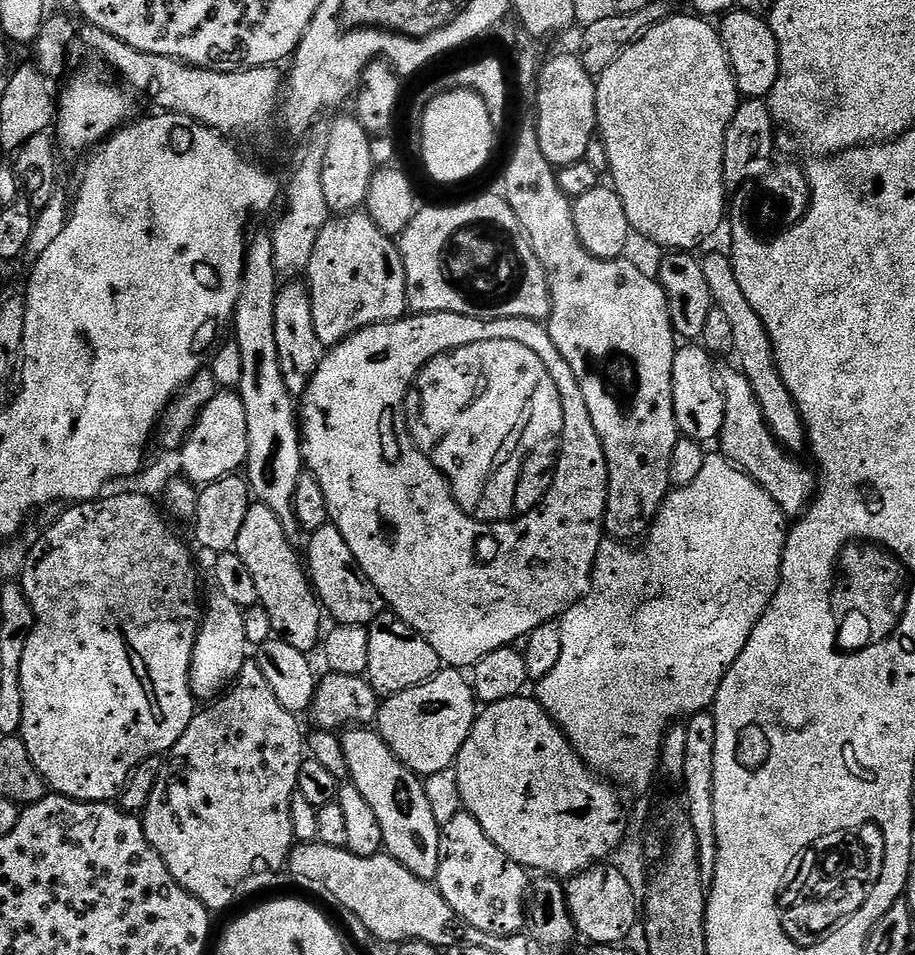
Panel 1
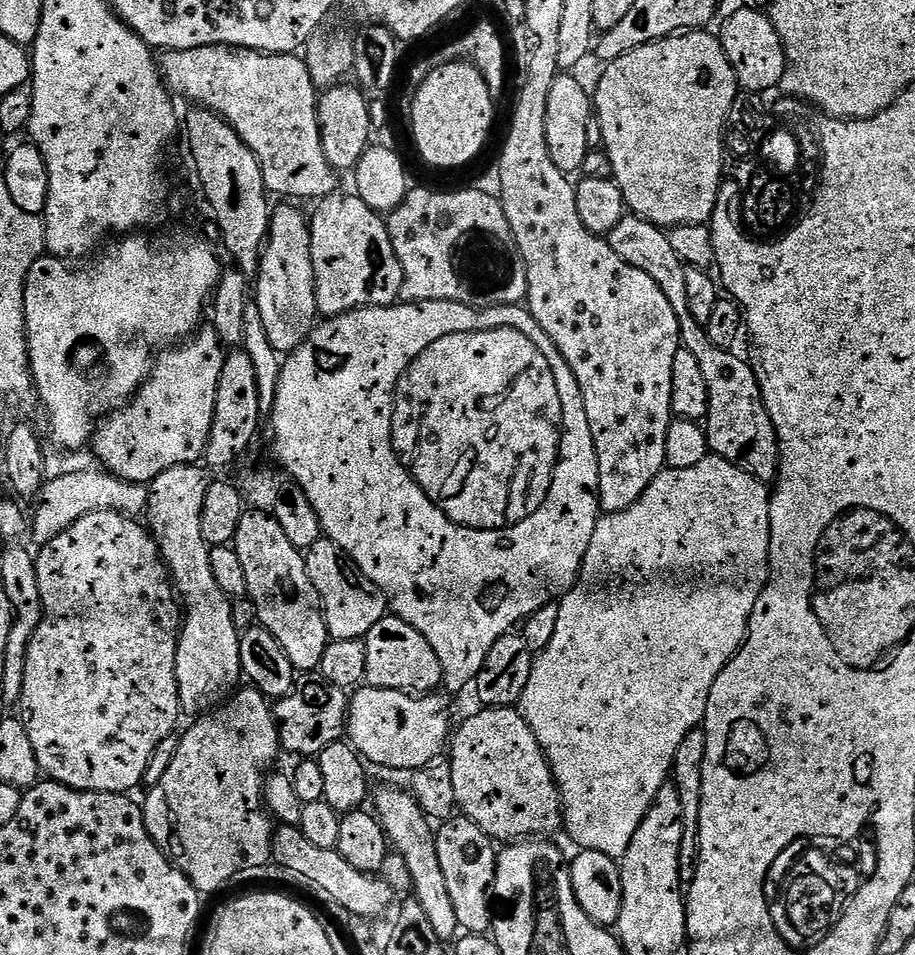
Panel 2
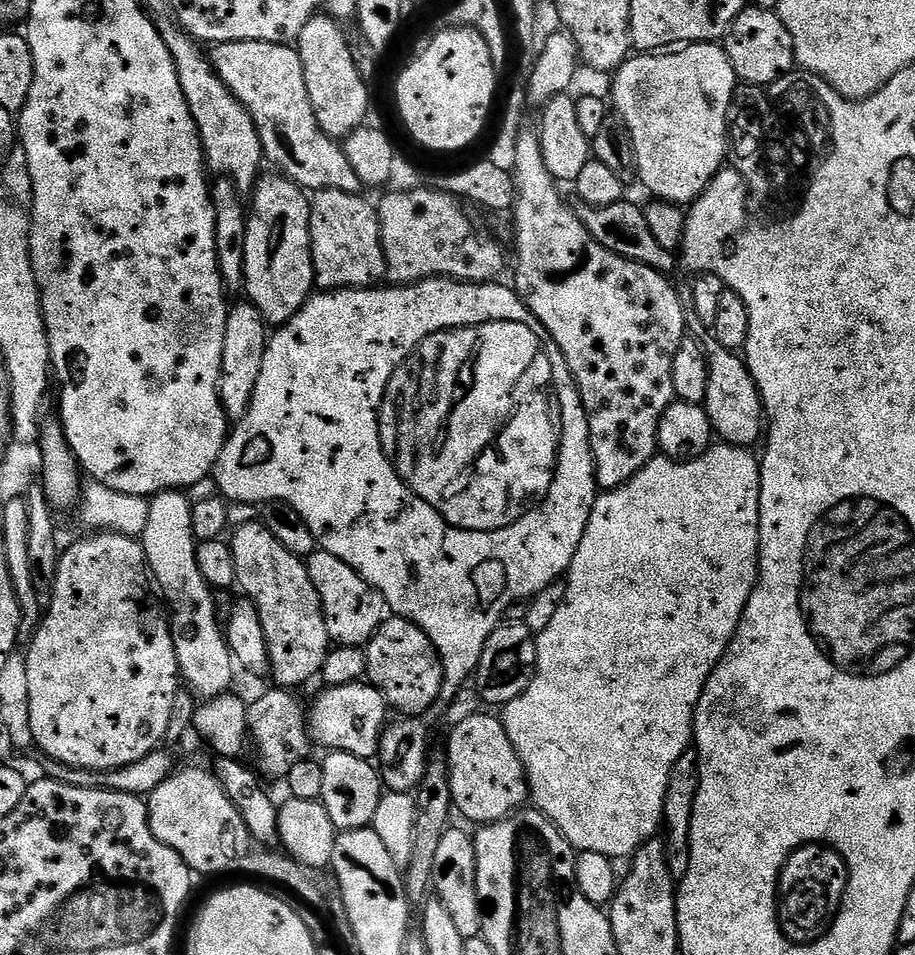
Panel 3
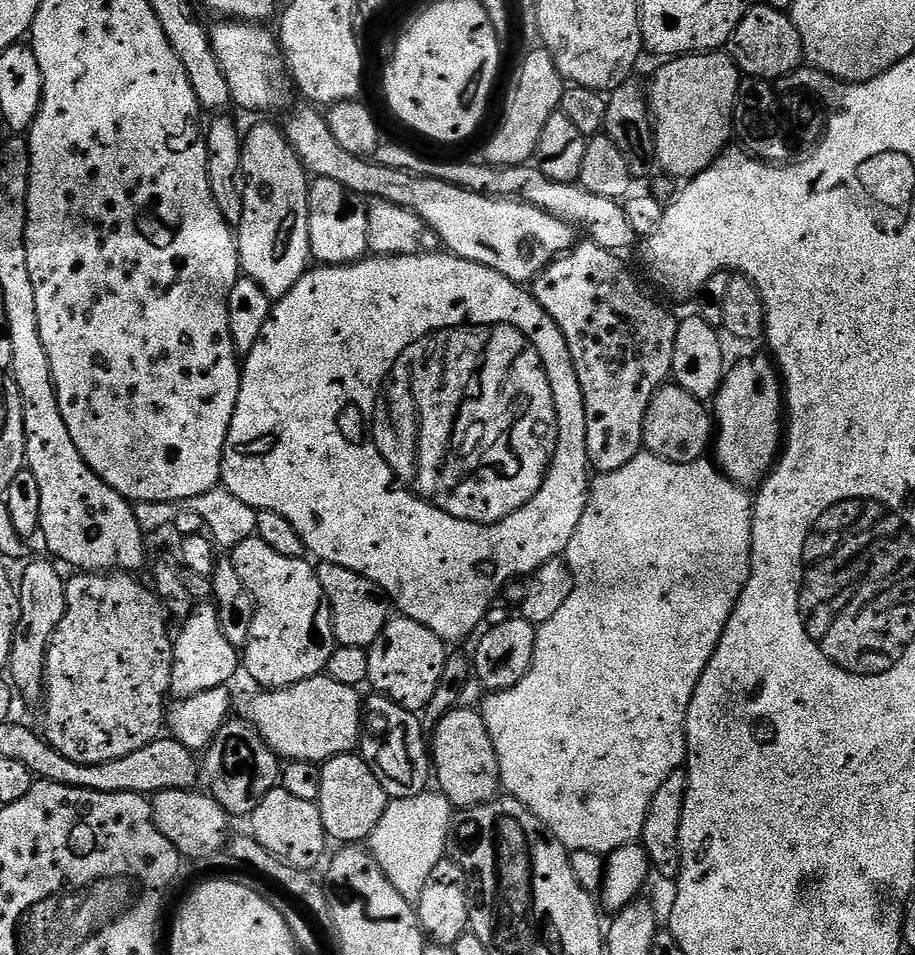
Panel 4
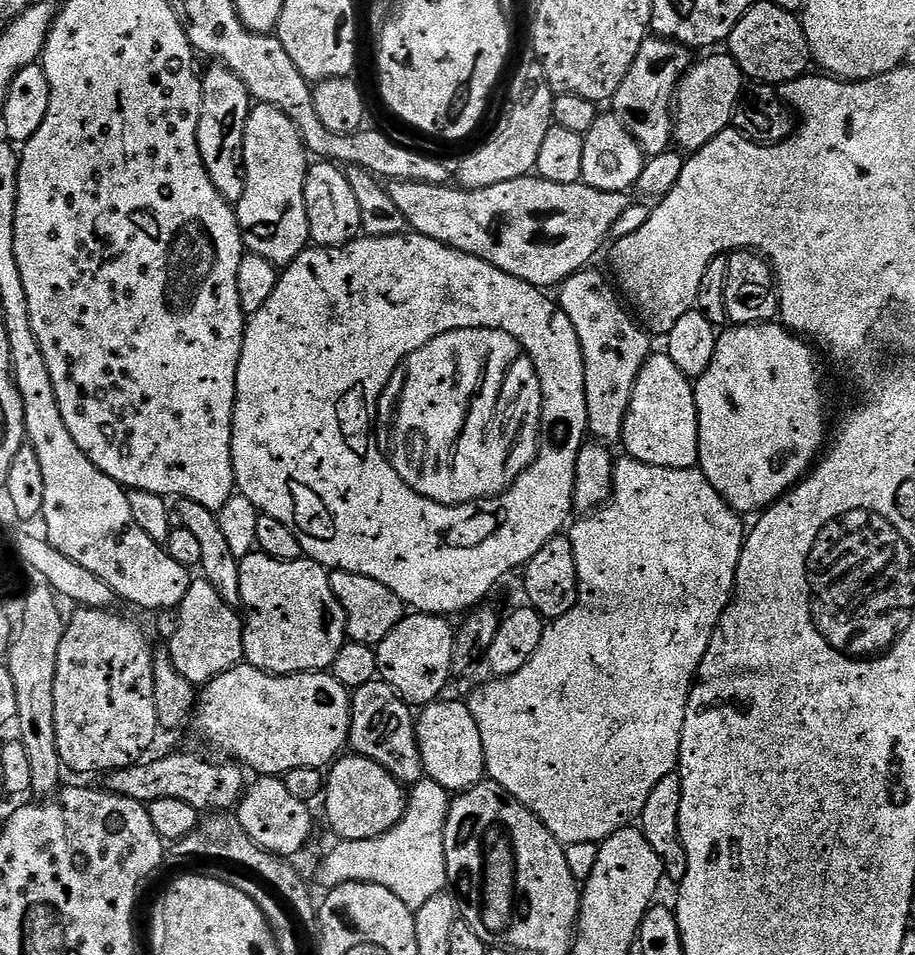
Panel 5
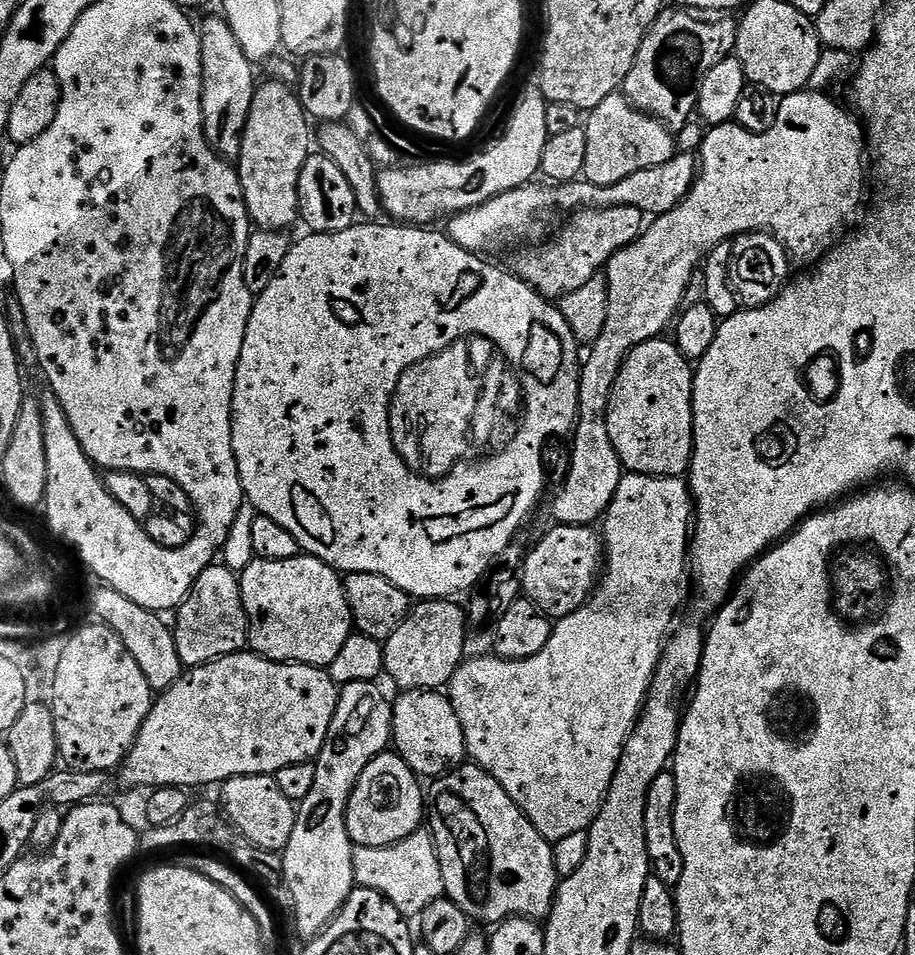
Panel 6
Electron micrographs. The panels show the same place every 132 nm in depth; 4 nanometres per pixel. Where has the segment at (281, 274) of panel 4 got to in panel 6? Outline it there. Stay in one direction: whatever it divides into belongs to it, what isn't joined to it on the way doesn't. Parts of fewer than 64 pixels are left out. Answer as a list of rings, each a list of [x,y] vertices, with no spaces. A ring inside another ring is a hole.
[[[265,80],[257,87],[250,106],[238,171],[249,221],[266,232],[283,232],[298,220],[298,178],[313,151],[314,132],[308,129],[310,117],[300,104],[299,95],[279,80]]]

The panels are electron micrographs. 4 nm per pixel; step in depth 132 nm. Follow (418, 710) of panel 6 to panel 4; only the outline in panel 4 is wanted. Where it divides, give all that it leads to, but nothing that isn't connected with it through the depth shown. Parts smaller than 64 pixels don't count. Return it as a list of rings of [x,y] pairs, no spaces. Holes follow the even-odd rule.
[[[457,706],[438,722],[430,736],[430,764],[439,791],[452,803],[453,809],[463,810],[479,804],[489,804],[501,791],[498,754],[494,754],[494,742],[486,730],[484,720],[475,707]]]

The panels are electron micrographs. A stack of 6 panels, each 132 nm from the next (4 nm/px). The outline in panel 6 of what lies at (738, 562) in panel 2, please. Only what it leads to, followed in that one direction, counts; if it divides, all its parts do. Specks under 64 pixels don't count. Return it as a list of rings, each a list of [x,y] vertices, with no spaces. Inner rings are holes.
[[[637,472],[625,474],[618,482],[618,490],[610,502],[608,511],[603,517],[602,539],[606,549],[606,563],[602,579],[591,600],[587,600],[574,614],[555,621],[550,642],[525,660],[503,660],[495,654],[476,656],[465,659],[460,668],[453,674],[452,681],[446,685],[446,695],[454,706],[454,714],[458,714],[458,722],[462,722],[462,734],[466,742],[466,753],[471,763],[486,770],[510,794],[510,798],[530,818],[534,830],[542,834],[549,842],[566,838],[569,834],[587,832],[591,828],[606,794],[610,790],[610,782],[614,772],[618,770],[618,762],[622,758],[622,750],[640,720],[640,712],[648,698],[648,691],[656,673],[664,645],[677,623],[676,615],[684,604],[684,591],[690,588],[690,525],[694,520],[692,489],[687,479],[679,476],[643,476]]]

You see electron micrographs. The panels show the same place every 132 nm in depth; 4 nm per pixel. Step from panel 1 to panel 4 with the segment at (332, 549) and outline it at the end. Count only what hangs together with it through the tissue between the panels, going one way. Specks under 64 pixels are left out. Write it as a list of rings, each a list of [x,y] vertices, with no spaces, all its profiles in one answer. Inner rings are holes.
[[[320,562],[315,565],[315,570],[332,611],[332,629],[337,645],[368,648],[374,638],[382,634],[390,619],[390,601],[384,591],[370,582],[370,578],[362,578],[362,574],[354,574],[354,570],[346,570],[346,566]]]

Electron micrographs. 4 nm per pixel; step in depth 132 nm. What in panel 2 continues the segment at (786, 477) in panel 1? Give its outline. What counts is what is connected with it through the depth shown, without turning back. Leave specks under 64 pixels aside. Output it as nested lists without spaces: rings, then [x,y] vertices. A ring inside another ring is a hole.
[[[625,214],[622,222],[614,226],[610,243],[618,258],[630,262],[630,266],[638,266],[638,270],[650,274],[650,278],[658,282],[662,294],[666,294],[666,302],[670,302],[678,318],[681,345],[690,350],[694,358],[698,358],[708,391],[706,431],[709,453],[746,470],[746,474],[758,478],[763,484],[771,485],[780,470],[780,443],[774,422],[770,422],[770,414],[762,402],[752,365],[745,357],[743,360],[735,356],[735,351],[714,346],[708,337],[707,327],[699,324],[694,314],[690,314],[690,301],[686,295],[686,265],[678,258],[674,246],[670,246],[668,232],[641,216]]]

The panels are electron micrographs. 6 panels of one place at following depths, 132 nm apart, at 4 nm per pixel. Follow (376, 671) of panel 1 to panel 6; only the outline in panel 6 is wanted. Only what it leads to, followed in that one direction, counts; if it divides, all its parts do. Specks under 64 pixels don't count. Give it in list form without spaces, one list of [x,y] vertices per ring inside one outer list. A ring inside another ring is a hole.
[[[426,600],[417,603],[398,630],[383,641],[384,670],[400,690],[440,690],[450,681],[466,659],[464,653],[464,628],[466,612],[456,602]]]

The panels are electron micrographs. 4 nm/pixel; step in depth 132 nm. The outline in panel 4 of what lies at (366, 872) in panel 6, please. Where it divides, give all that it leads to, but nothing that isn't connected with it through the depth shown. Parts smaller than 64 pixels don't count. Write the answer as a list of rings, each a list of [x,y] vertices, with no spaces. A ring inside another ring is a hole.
[[[425,790],[414,798],[389,799],[378,826],[368,835],[366,847],[402,898],[419,900],[434,866],[445,859],[453,815],[452,803],[439,790]]]

